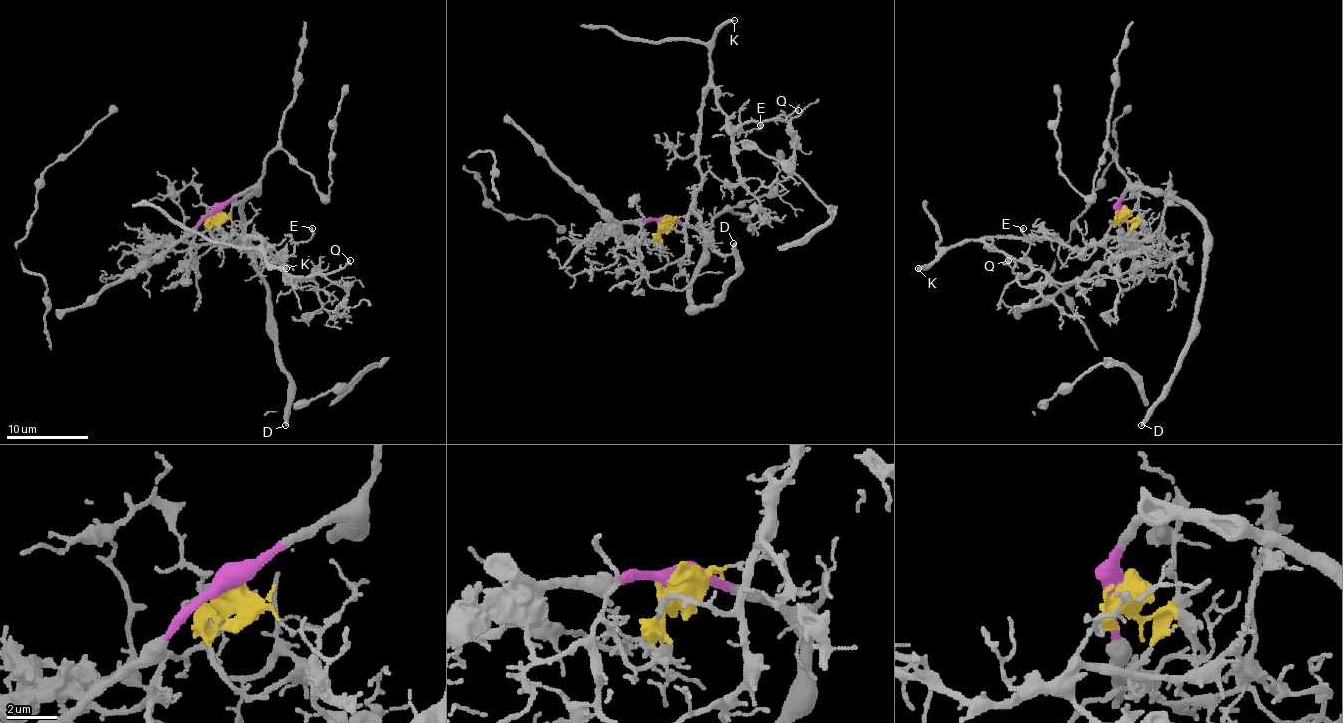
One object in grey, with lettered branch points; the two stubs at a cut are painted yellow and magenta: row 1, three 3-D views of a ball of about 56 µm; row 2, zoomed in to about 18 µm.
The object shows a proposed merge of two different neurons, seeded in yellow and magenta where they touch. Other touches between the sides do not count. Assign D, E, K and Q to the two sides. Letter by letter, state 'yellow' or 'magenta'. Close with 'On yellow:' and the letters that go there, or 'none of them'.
D: magenta
E: yellow
K: yellow
Q: yellow
On yellow: E, K, Q

